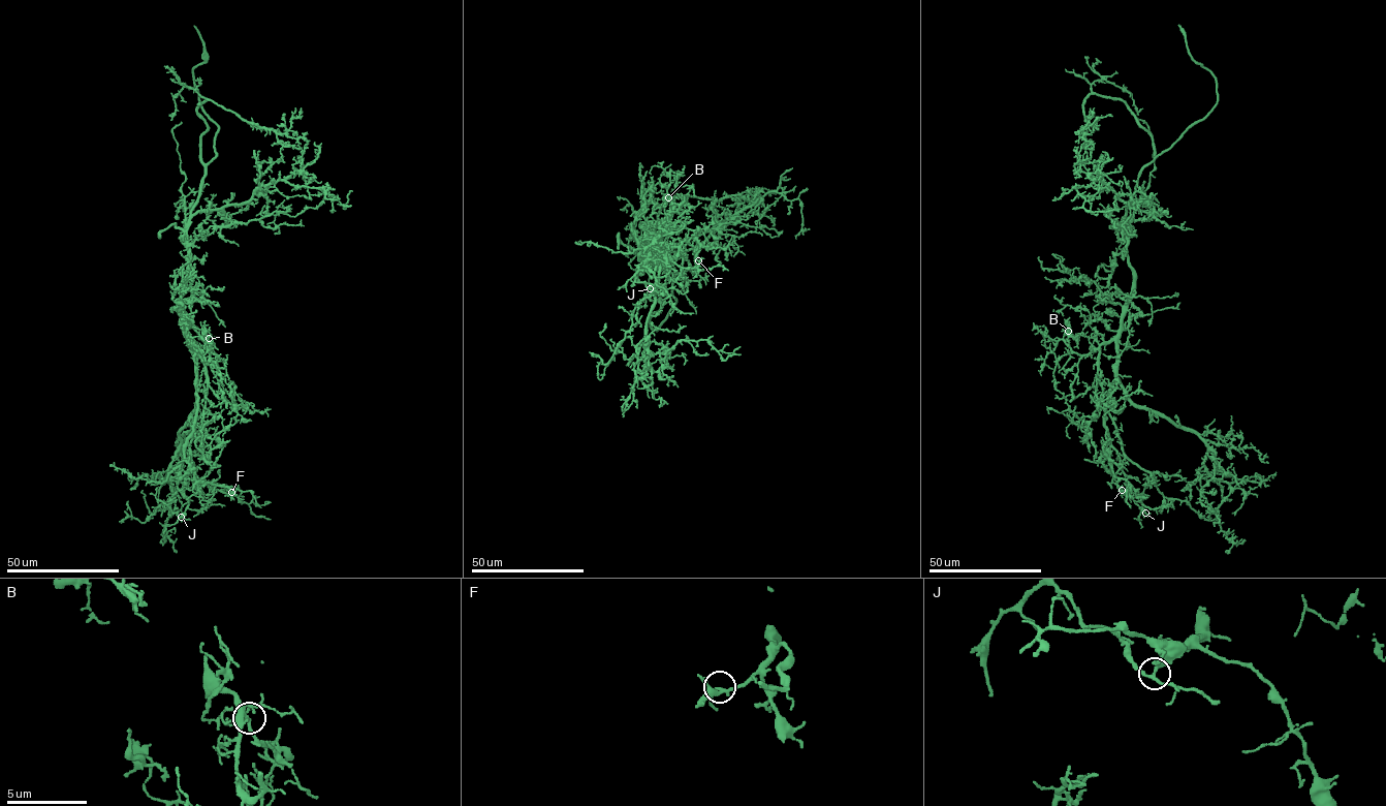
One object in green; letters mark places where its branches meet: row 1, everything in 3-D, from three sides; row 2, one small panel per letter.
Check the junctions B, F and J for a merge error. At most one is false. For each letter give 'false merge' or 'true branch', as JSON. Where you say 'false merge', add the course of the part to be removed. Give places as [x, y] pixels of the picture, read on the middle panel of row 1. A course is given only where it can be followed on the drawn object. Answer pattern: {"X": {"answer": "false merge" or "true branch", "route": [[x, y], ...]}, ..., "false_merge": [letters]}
{"B": {"answer": "true branch"}, "F": {"answer": "true branch"}, "J": {"answer": "false merge", "route": [[650, 288], [633, 276], [624, 287]]}, "false_merge": ["J"]}

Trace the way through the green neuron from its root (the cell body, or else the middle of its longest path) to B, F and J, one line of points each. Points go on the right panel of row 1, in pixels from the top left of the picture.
B: (1133, 279), (1130, 300), (1120, 320), (1120, 332), (1113, 338), (1085, 354), (1079, 354), (1063, 338), (1068, 331)
F: (1133, 279), (1116, 337), (1116, 381), (1109, 393), (1105, 416), (1112, 472), (1128, 483), (1122, 490)
J: (1133, 279), (1116, 337), (1116, 381), (1109, 393), (1105, 428), (1116, 452), (1125, 485), (1141, 499), (1145, 513)

